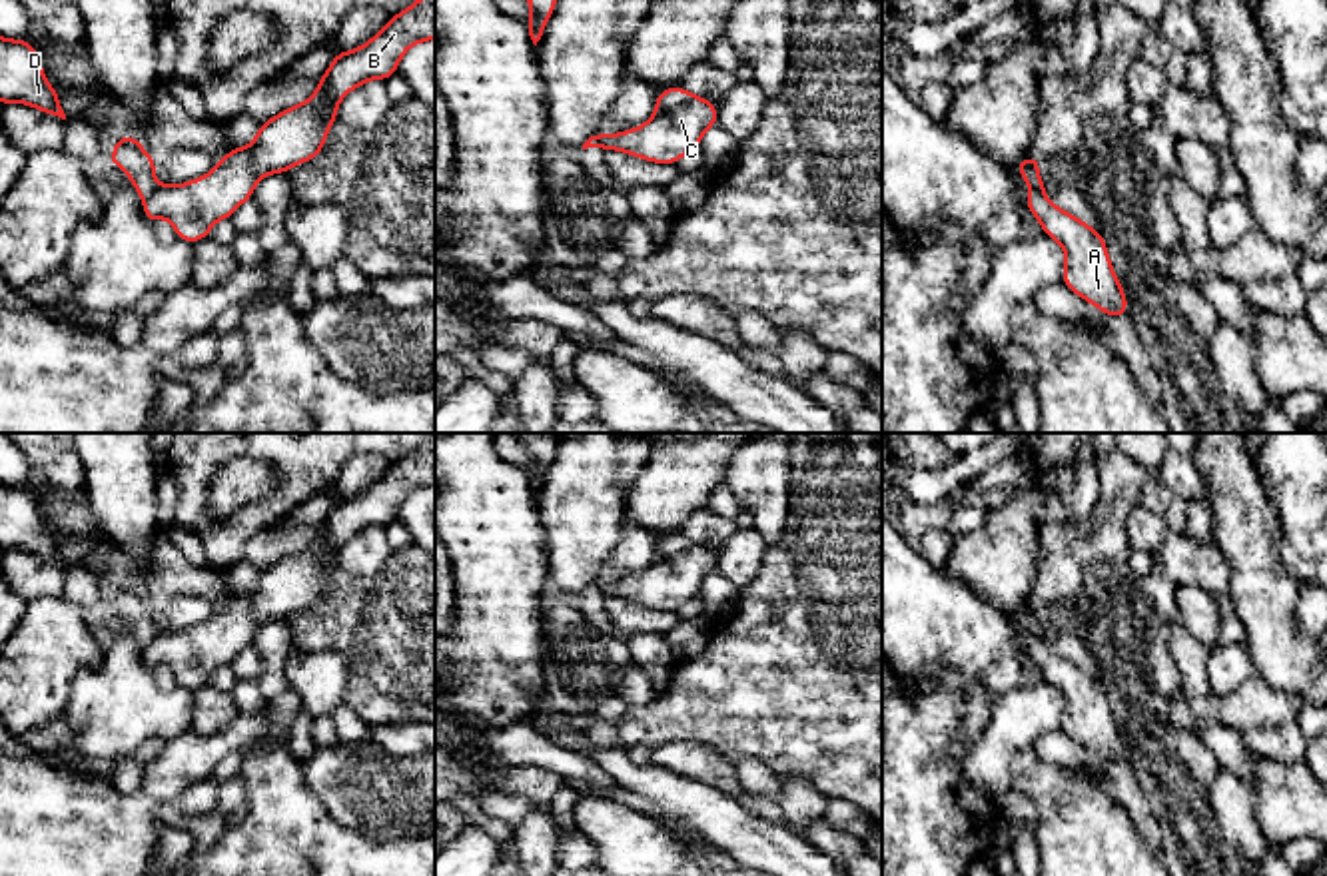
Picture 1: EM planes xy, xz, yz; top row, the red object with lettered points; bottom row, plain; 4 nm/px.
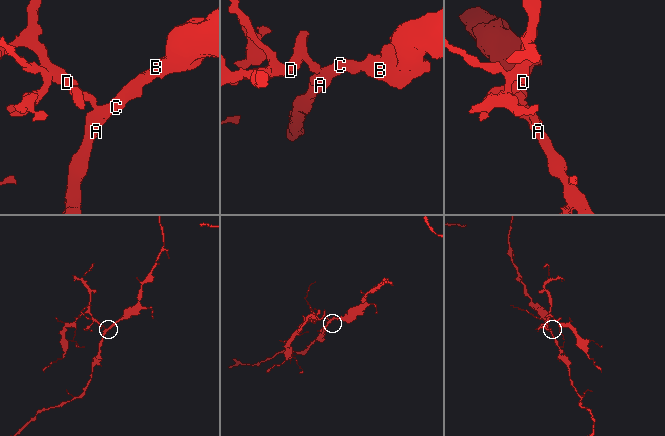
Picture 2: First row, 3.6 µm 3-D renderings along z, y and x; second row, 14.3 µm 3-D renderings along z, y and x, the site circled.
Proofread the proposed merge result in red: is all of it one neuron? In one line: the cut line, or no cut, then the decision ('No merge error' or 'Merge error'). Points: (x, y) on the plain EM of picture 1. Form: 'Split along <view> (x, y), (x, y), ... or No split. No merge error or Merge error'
Split along xy (158, 633), (144, 647). Merge error

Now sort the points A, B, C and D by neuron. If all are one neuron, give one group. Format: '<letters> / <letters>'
A B C / D

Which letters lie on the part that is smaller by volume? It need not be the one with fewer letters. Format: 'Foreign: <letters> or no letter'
Foreign: D

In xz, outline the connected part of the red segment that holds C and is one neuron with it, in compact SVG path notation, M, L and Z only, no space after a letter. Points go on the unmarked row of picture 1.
M674 533L659 539L653 565L621 581L601 581L603 597L619 597L655 611L678 611L696 597L704 579L718 571L718 557L700 543Z

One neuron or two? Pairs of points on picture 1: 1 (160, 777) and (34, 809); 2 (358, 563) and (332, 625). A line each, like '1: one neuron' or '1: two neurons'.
1: one neuron
2: two neurons

